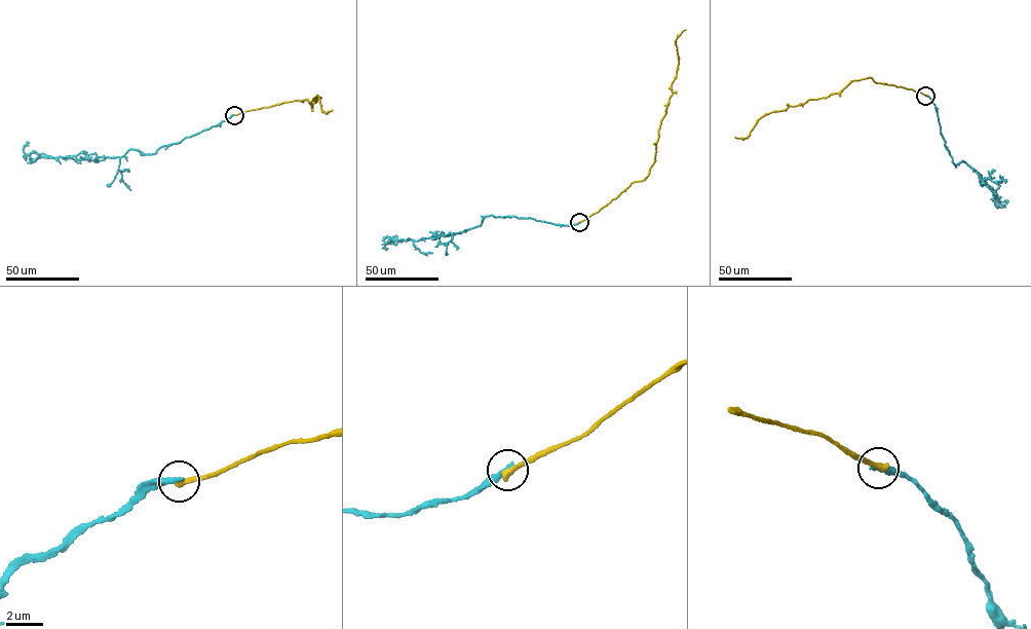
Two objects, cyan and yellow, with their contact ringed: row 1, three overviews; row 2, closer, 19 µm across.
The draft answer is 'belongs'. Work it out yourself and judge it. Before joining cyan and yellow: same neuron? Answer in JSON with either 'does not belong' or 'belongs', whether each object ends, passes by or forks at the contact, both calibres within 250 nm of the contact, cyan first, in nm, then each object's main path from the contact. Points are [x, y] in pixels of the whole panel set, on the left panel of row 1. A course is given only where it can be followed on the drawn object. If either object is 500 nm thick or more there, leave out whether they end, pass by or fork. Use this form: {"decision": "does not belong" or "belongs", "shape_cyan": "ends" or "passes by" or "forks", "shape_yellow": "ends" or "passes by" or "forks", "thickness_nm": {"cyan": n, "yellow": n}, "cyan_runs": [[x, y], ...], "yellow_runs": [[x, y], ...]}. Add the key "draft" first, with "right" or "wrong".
{"draft": "wrong", "decision": "does not belong", "shape_cyan": "ends", "shape_yellow": "ends", "thickness_nm": {"cyan": 280, "yellow": 400}, "cyan_runs": [[234, 115], [149, 154], [131, 149], [112, 158], [81, 152], [47, 158], [26, 154], [23, 148], [29, 142]], "yellow_runs": [[235, 115], [295, 100], [306, 100], [312, 107], [310, 102], [316, 102], [316, 95], [322, 111], [332, 109]]}

